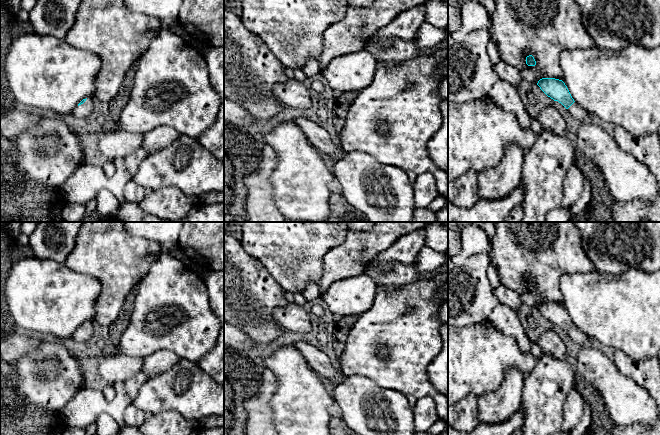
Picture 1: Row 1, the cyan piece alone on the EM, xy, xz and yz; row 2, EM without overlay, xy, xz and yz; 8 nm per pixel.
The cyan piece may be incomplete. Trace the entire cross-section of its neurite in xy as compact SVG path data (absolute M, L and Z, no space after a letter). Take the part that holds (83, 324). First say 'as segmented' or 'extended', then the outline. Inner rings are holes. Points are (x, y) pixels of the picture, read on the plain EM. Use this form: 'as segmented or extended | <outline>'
extended | M92 322L83 323L76 332L73 333L72 338L78 342L83 342L93 336L94 327Z

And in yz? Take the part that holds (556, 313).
extended | M542 302L537 309L548 321L561 327L575 343L583 346L591 342L591 339L574 325L562 304Z

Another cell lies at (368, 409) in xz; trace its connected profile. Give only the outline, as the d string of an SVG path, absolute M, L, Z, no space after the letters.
M361 375L346 377L341 384L335 386L333 398L343 412L344 422L360 435L414 435L413 408L409 405L406 395L379 387L375 382Z

